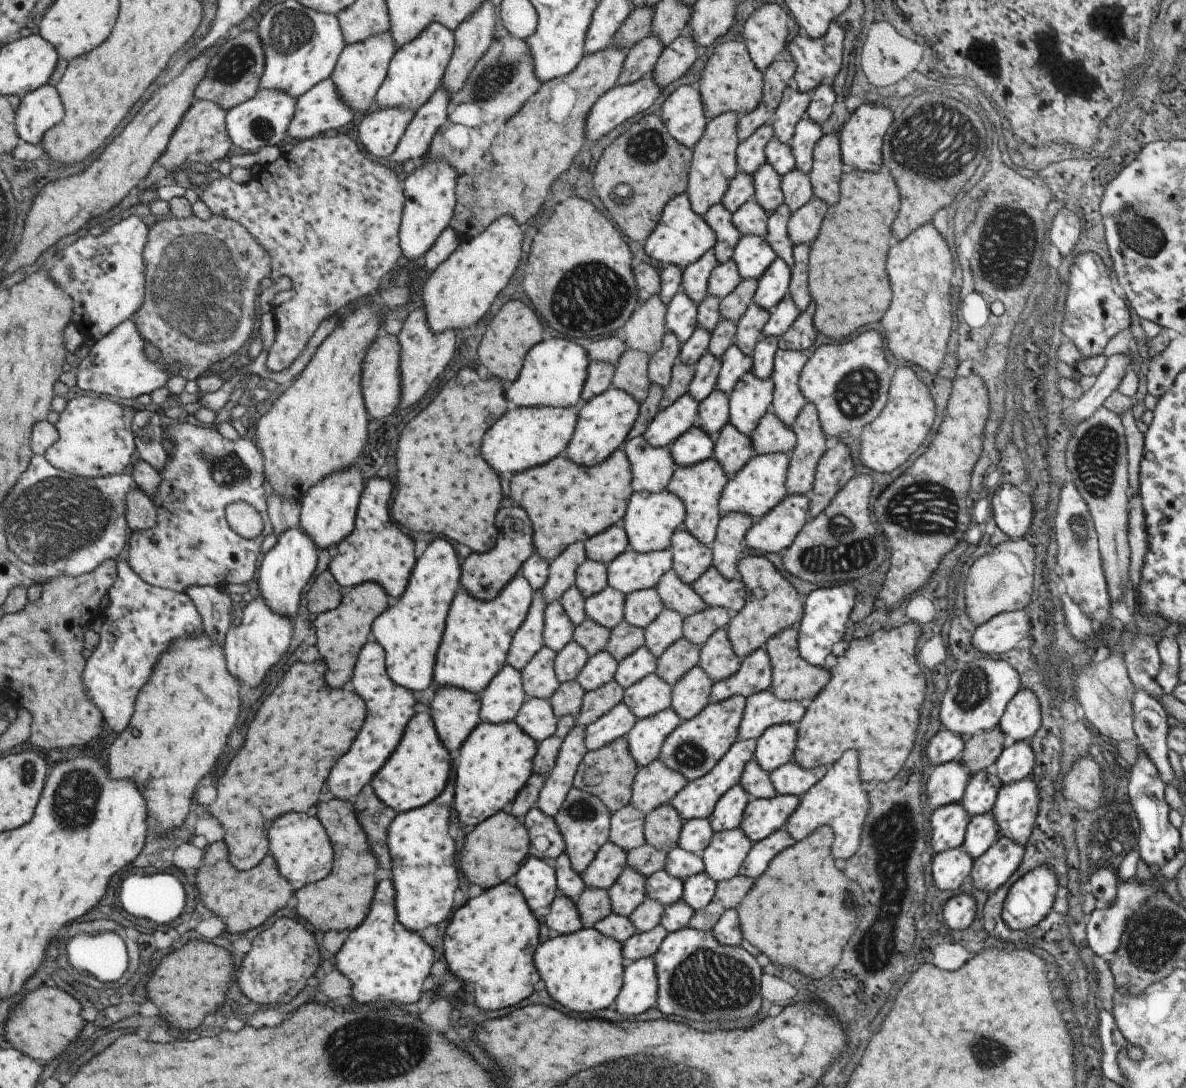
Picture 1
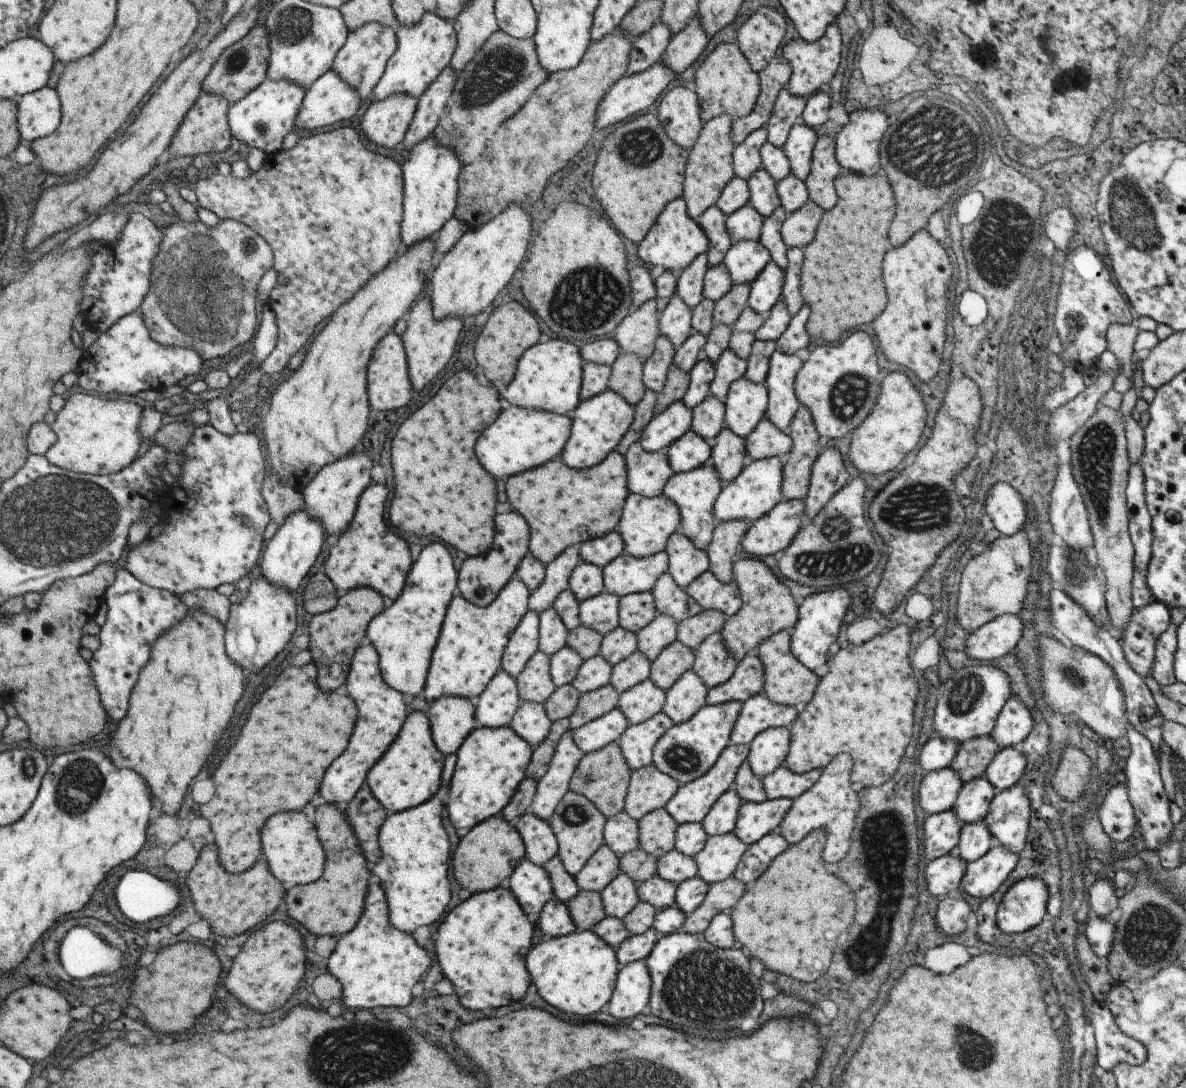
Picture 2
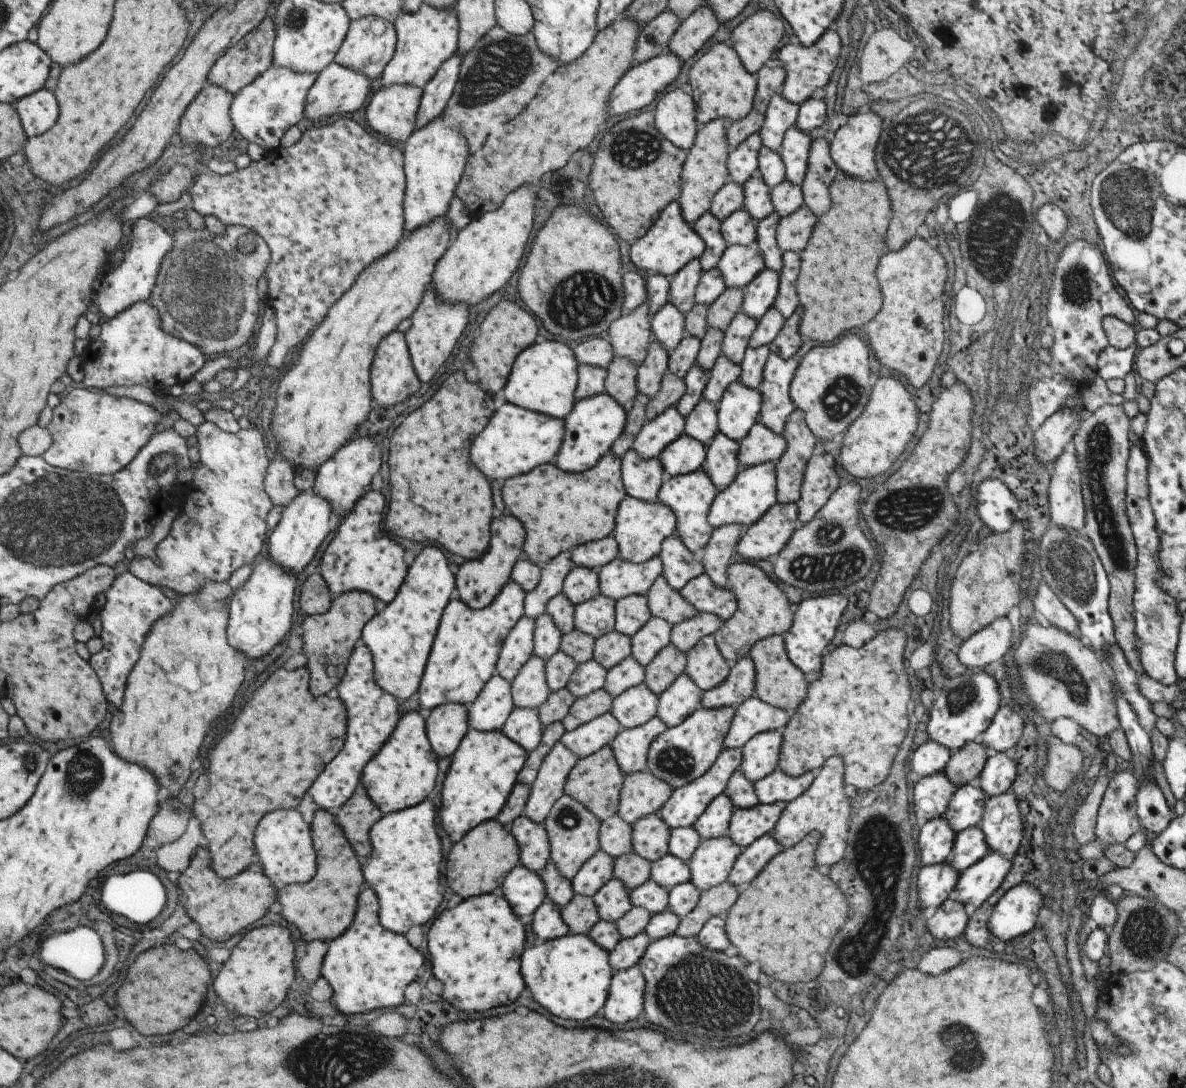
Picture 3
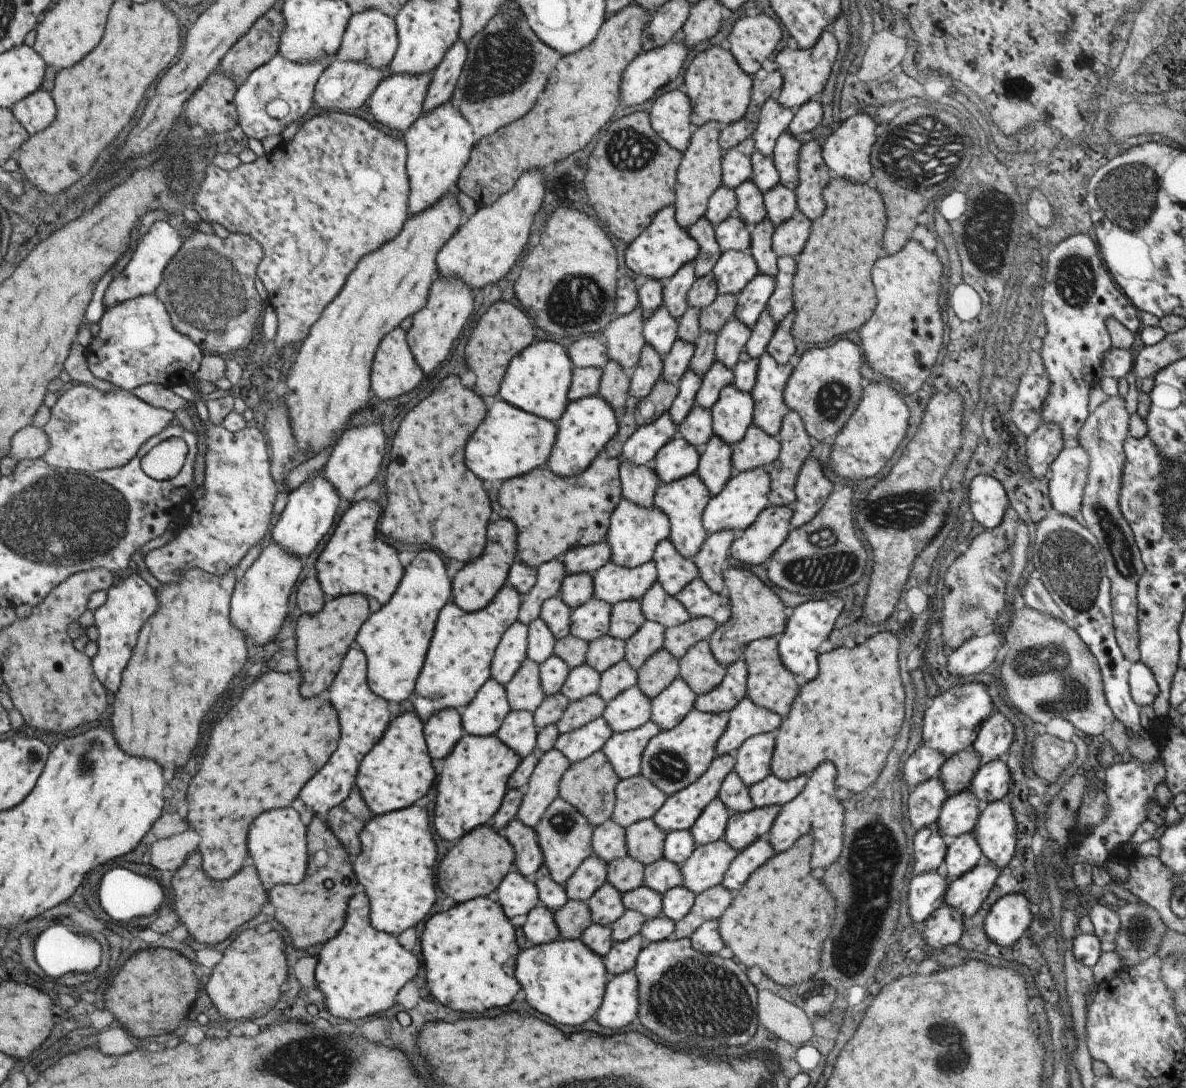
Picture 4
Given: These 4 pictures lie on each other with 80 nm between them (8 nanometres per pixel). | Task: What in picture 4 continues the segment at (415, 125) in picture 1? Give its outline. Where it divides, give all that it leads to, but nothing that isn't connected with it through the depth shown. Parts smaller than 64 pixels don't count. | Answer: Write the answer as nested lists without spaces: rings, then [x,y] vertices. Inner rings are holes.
[[[457,39],[430,74],[430,81],[422,102],[422,114],[428,113],[450,100],[466,58],[465,43]]]

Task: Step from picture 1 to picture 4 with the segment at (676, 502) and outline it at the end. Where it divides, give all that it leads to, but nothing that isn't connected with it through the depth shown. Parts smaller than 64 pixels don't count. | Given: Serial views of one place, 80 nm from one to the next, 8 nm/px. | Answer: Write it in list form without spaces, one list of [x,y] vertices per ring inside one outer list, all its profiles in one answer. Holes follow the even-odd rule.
[[[621,498],[612,510],[604,540],[610,546],[610,561],[622,567],[633,568],[651,561],[657,543],[667,539],[669,533],[667,515],[658,508],[637,506],[630,500]]]

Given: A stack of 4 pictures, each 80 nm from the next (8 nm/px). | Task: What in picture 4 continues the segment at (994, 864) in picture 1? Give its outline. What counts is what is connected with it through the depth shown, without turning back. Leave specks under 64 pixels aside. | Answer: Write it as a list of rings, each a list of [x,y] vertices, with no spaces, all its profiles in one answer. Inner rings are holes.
[[[982,859],[970,871],[949,882],[943,903],[955,908],[963,919],[969,918],[987,898],[1000,870],[997,865]]]

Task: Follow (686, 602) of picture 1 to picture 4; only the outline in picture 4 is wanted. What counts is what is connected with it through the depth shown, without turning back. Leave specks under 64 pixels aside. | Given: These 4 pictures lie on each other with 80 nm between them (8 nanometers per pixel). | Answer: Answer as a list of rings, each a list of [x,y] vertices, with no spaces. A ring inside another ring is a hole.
[[[657,580],[645,591],[639,602],[641,612],[646,620],[658,622],[665,628],[680,625],[691,618],[688,610],[685,610],[685,607],[674,596],[667,594]]]

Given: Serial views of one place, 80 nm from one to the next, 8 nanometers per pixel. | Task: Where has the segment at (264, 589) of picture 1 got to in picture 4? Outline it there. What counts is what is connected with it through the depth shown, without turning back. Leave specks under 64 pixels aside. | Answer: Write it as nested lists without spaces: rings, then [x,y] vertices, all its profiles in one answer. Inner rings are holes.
[[[318,468],[316,474],[305,484],[290,492],[287,508],[280,514],[279,519],[274,521],[268,540],[275,541],[279,547],[300,559],[311,556],[317,550],[317,544],[325,538],[325,534],[333,526],[339,497],[340,495],[322,477],[322,468]]]

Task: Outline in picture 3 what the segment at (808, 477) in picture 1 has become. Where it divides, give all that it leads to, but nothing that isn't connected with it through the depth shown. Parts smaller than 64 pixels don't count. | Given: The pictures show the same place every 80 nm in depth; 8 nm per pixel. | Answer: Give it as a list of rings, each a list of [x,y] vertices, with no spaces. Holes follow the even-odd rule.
[[[793,409],[793,412],[787,417],[781,436],[785,439],[786,449],[784,453],[775,462],[776,478],[776,502],[795,503],[800,497],[800,484],[804,475],[804,468],[809,457],[818,451],[818,444],[810,428],[804,421],[804,414],[799,409]]]

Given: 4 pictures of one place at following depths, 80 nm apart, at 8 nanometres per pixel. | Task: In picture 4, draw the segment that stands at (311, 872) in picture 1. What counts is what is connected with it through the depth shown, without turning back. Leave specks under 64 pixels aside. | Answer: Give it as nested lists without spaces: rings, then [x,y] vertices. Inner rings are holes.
[[[295,808],[265,812],[253,822],[253,834],[249,834],[250,862],[257,865],[266,889],[271,892],[277,885],[298,885],[309,874],[310,850],[307,850],[307,828],[301,814]]]

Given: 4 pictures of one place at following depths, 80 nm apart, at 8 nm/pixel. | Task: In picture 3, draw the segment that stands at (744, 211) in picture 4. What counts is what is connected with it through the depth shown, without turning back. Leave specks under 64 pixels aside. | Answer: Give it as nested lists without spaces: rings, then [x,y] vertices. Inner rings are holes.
[[[759,174],[751,175],[743,184],[744,196],[743,209],[745,209],[755,221],[760,221],[773,212],[770,199],[770,188],[762,181]]]

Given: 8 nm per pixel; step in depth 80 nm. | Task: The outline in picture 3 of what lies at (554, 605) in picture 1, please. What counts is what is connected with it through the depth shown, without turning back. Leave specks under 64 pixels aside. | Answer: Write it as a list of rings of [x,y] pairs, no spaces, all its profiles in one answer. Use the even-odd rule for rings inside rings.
[[[543,612],[534,618],[532,654],[546,661],[559,650],[561,631],[549,614]]]

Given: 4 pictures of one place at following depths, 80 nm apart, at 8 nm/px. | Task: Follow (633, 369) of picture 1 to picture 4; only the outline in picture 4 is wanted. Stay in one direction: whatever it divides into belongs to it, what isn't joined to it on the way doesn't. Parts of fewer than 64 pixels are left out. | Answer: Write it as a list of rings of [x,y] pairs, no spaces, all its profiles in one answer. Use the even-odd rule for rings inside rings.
[[[608,360],[601,370],[602,375],[600,376],[597,395],[604,398],[609,406],[612,406],[616,418],[620,419],[625,412],[626,400],[629,398],[629,374],[626,374],[622,366],[614,360]]]

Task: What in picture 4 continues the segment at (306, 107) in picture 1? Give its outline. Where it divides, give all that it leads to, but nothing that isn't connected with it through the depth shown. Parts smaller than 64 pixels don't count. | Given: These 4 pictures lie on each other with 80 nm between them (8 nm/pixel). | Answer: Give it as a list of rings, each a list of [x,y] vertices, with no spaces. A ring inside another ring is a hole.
[[[328,62],[320,74],[314,94],[315,106],[321,112],[355,110],[367,103],[375,87],[381,82],[379,69],[362,62]]]

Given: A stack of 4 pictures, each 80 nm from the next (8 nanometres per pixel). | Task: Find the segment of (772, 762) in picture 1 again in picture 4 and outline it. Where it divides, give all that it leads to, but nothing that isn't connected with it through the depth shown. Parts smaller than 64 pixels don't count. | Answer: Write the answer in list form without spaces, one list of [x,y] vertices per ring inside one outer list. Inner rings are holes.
[[[774,732],[759,733],[746,738],[733,753],[735,764],[732,768],[747,787],[759,782],[770,773],[769,761],[774,747]]]

